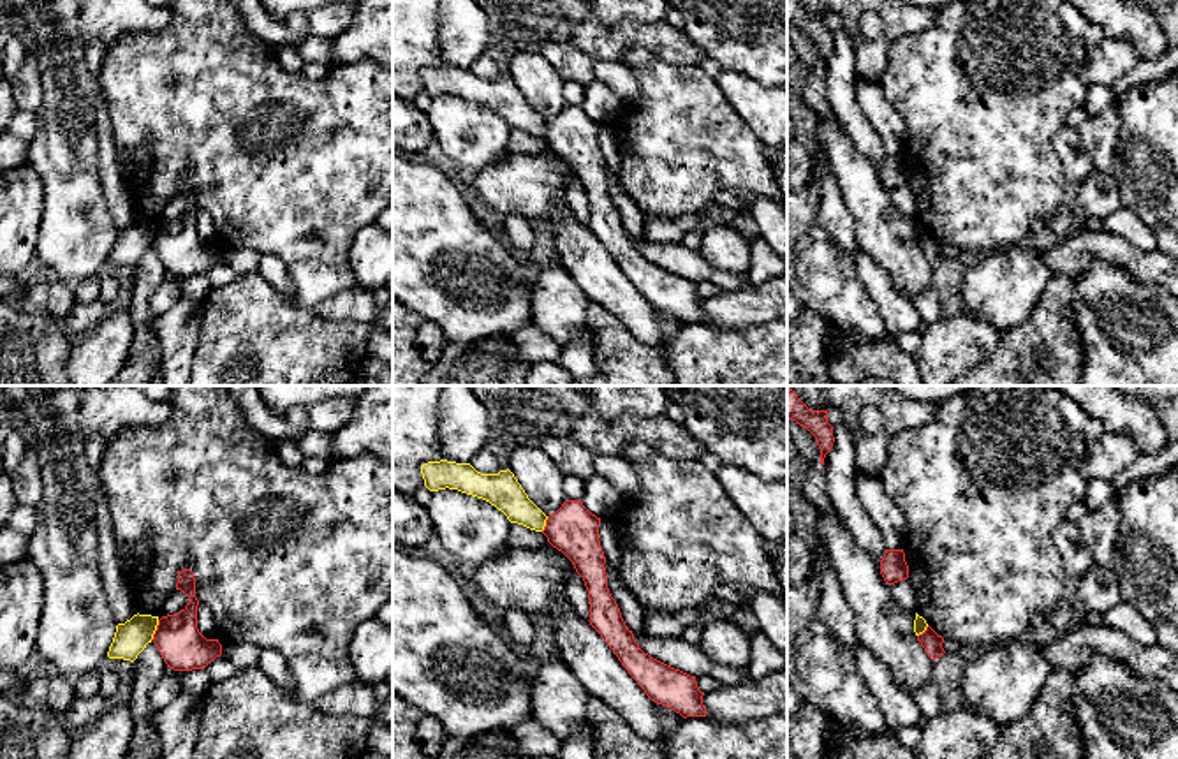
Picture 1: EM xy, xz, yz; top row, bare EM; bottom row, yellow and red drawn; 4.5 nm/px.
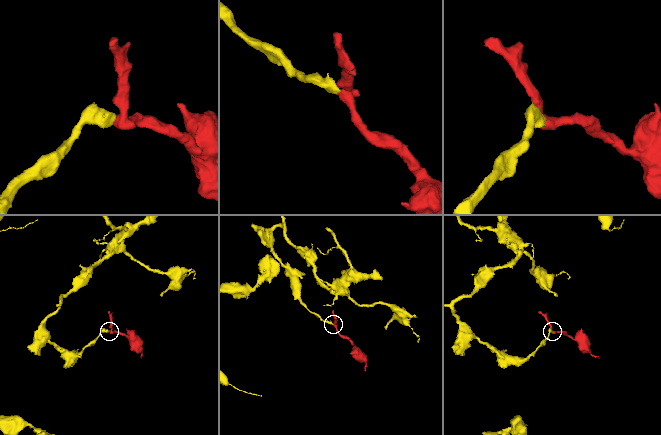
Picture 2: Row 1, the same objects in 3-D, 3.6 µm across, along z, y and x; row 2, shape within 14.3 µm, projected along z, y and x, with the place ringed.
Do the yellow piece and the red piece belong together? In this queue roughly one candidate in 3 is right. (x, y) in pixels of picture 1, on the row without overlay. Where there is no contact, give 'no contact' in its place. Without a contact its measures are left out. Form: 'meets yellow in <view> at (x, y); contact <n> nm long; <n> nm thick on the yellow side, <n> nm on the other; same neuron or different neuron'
meets yellow in xy at (154, 236); contact 100 nm long; 160 nm thick on the yellow side, 200 nm on the other; different neuron

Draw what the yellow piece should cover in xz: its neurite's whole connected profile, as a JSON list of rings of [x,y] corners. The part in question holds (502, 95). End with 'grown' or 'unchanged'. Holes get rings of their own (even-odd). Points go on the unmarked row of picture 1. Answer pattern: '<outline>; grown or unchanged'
[[[440,65],[424,69],[421,79],[430,97],[458,95],[490,107],[511,129],[535,137],[542,137],[546,132],[548,122],[528,104],[509,74],[498,79],[481,79],[470,69]]]; unchanged

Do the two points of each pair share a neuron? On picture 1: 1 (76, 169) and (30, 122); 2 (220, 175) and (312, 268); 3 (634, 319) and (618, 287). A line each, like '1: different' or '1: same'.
1: different
2: same
3: same

